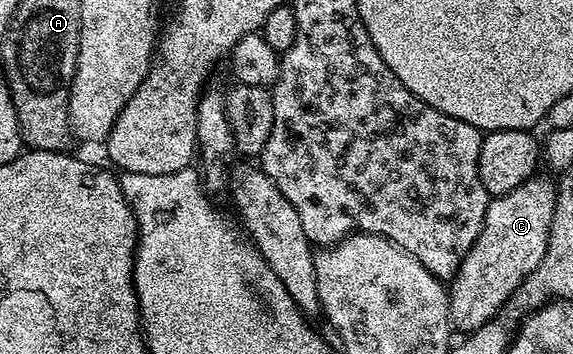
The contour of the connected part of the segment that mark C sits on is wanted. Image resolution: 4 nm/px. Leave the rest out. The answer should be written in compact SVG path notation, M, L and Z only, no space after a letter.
M532 175L529 179L525 179L525 183L521 183L521 187L513 187L513 191L488 200L481 231L469 255L465 257L461 267L449 282L451 319L454 328L458 332L460 329L460 334L466 335L474 329L480 329L485 322L499 316L503 304L519 290L519 284L533 271L537 271L541 259L545 259L545 251L549 247L549 231L553 223L557 185L550 176L547 176L548 178L539 176Z

